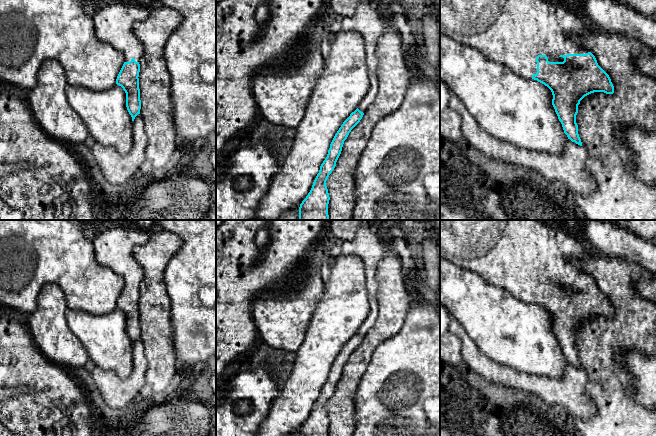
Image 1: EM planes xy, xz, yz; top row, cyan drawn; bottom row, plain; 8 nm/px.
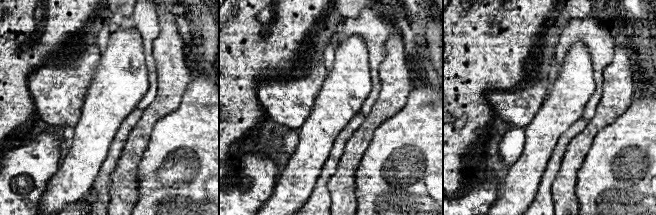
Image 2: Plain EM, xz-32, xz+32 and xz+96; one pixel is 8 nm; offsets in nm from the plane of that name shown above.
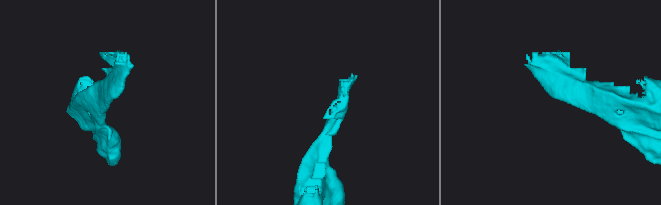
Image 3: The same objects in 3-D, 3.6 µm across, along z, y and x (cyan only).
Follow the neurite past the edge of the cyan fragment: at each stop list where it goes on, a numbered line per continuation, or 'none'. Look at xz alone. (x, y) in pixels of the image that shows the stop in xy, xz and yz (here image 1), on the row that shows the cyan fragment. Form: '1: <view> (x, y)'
none

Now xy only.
1: xy (113, 24)

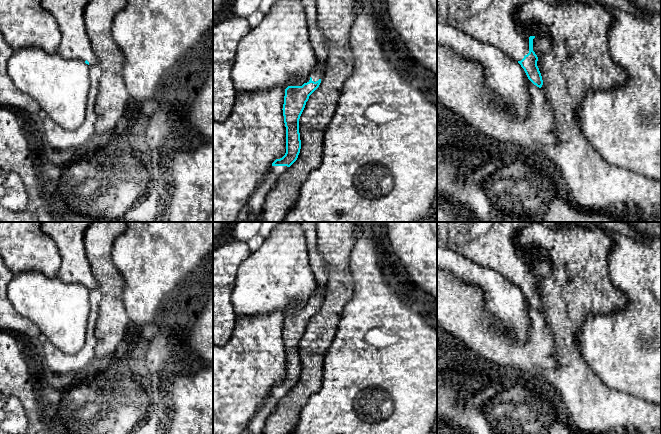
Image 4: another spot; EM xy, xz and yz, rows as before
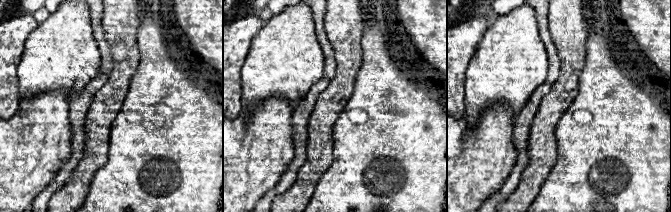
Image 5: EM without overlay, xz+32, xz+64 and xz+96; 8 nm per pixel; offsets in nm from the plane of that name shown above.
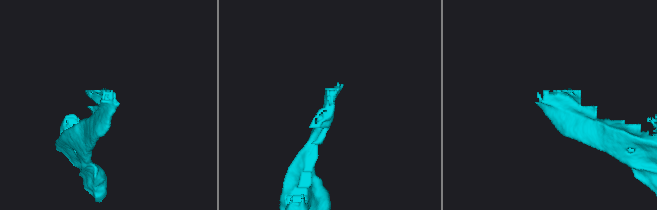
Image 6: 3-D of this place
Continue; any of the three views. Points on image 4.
1: xz (316, 74)

